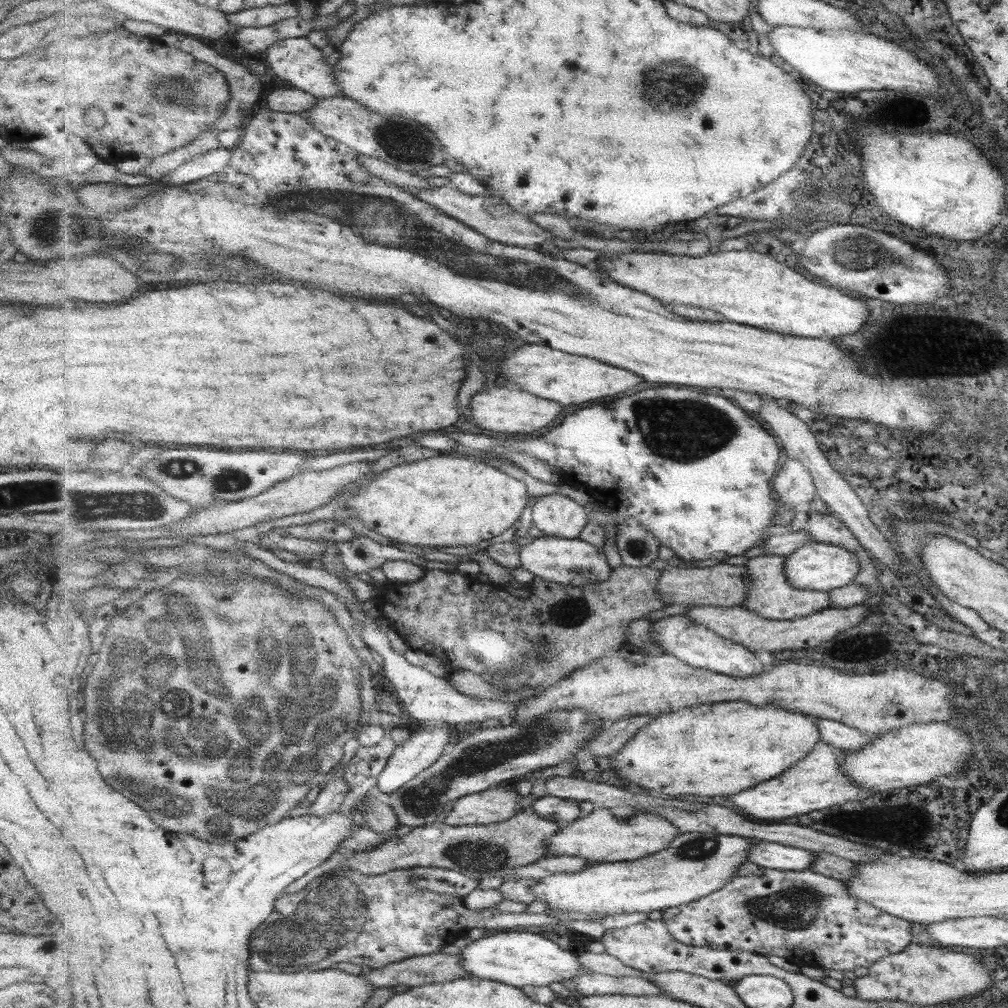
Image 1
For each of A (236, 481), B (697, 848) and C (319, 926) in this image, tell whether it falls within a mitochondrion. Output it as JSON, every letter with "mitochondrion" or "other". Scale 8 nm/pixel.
{"A":"mitochondrion","B":"mitochondrion","C":"mitochondrion"}

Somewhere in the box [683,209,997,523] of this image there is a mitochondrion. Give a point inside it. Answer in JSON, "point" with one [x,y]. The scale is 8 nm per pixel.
{"point":[855,251]}

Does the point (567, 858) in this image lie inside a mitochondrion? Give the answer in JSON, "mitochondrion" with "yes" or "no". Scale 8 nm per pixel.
{"mitochondrion":"no"}

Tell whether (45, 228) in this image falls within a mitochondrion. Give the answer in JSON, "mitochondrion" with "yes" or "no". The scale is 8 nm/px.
{"mitochondrion":"yes"}

